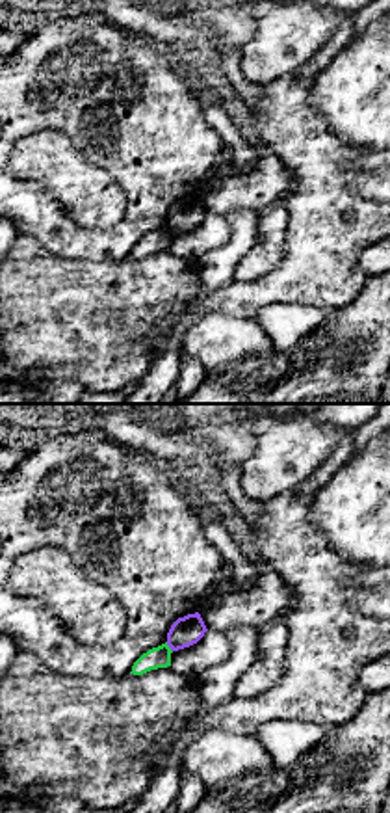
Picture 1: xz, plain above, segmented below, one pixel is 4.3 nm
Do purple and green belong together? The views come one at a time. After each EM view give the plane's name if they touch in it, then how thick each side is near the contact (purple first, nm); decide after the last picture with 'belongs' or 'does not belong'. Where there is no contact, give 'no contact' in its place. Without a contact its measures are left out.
xz | 130/100 nm

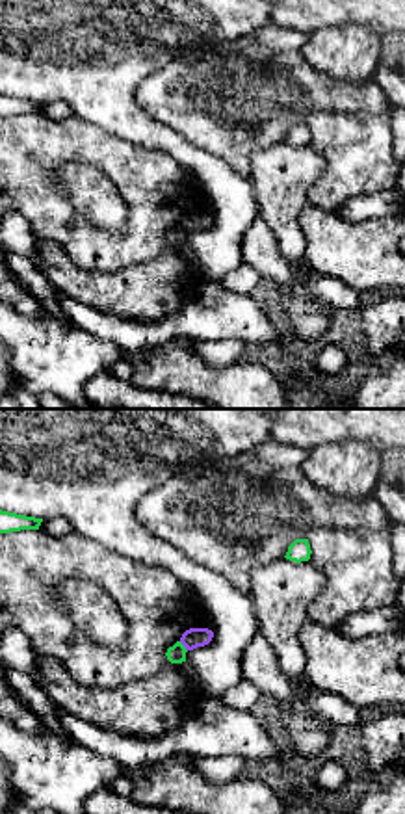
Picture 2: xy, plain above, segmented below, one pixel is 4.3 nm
xy | 90/80 nm

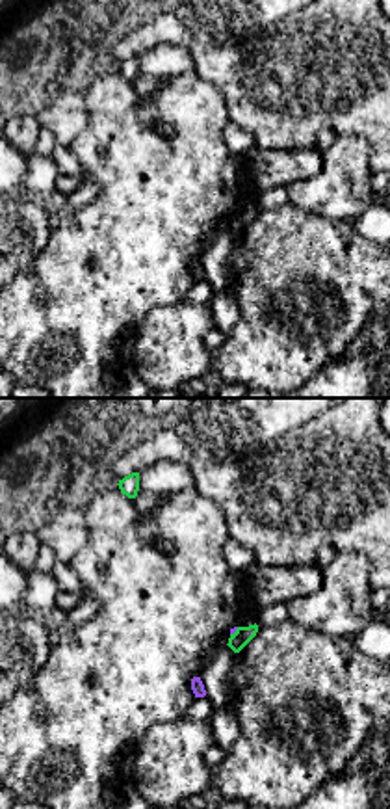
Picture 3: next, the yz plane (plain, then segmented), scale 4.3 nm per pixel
yz | 20/80 nm

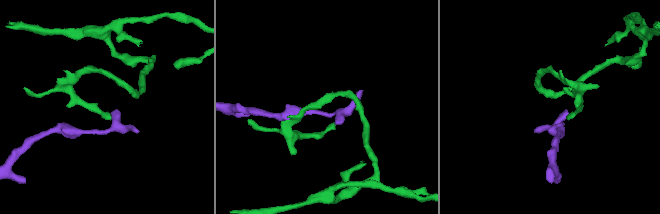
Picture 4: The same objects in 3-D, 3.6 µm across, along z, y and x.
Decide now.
does not belong

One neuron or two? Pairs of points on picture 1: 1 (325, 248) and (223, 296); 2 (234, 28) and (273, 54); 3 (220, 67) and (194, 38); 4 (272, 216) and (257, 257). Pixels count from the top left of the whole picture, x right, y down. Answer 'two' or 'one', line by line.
1: one
2: two
3: two
4: one

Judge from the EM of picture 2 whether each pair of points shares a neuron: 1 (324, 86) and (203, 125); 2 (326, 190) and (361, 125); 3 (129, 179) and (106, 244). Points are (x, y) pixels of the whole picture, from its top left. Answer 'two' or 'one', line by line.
1: one
2: one
3: one

